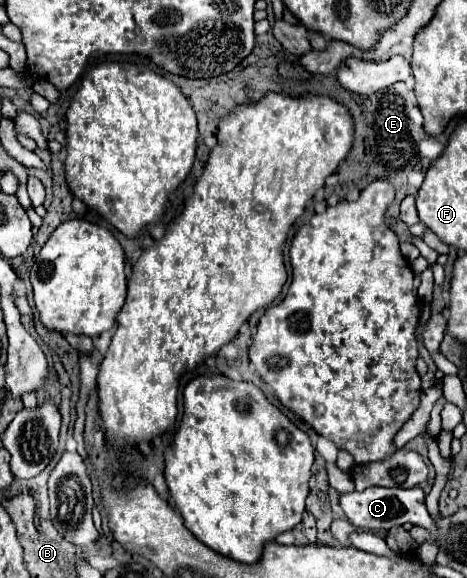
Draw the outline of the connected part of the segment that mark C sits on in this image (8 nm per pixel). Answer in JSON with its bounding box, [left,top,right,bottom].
[340,486,438,532]

